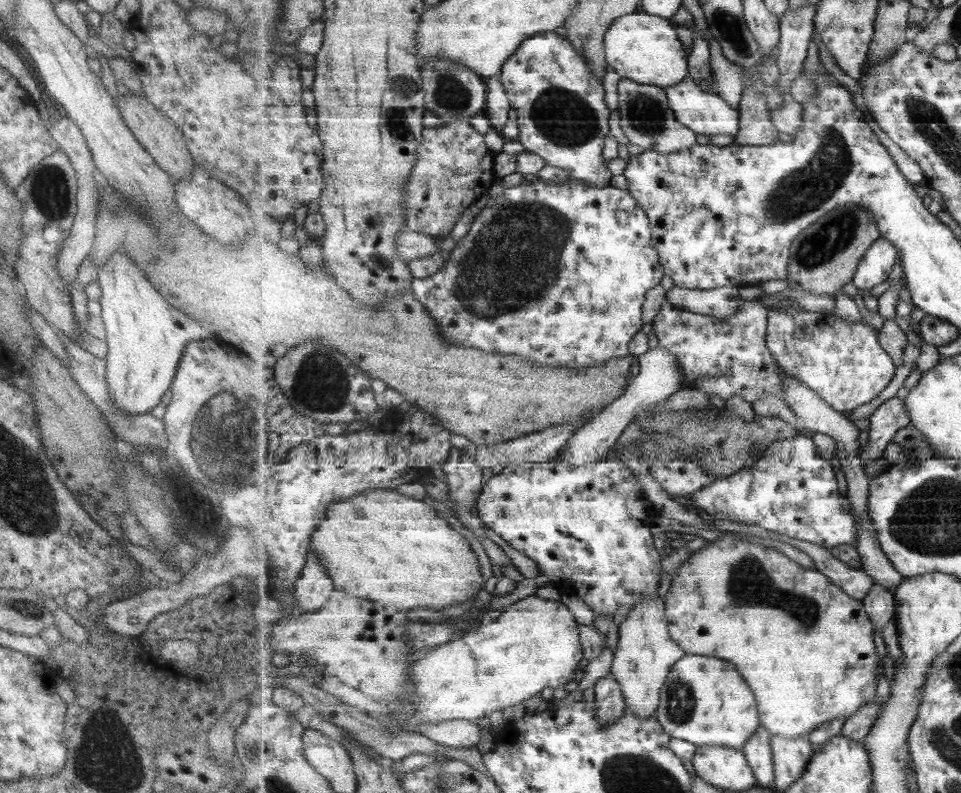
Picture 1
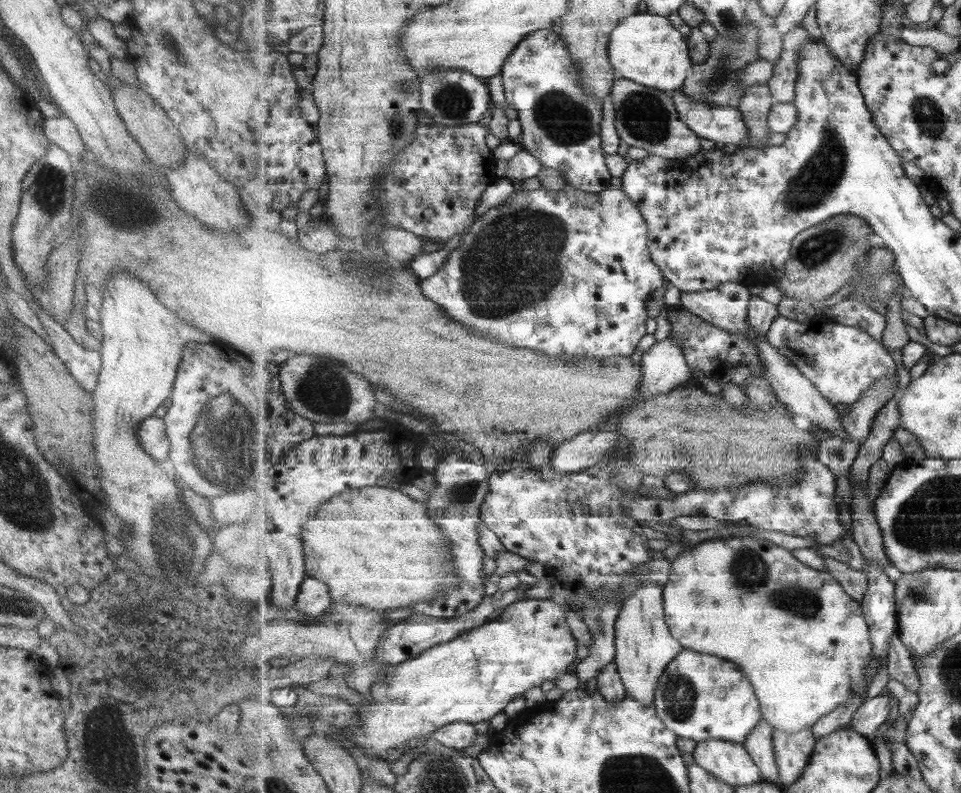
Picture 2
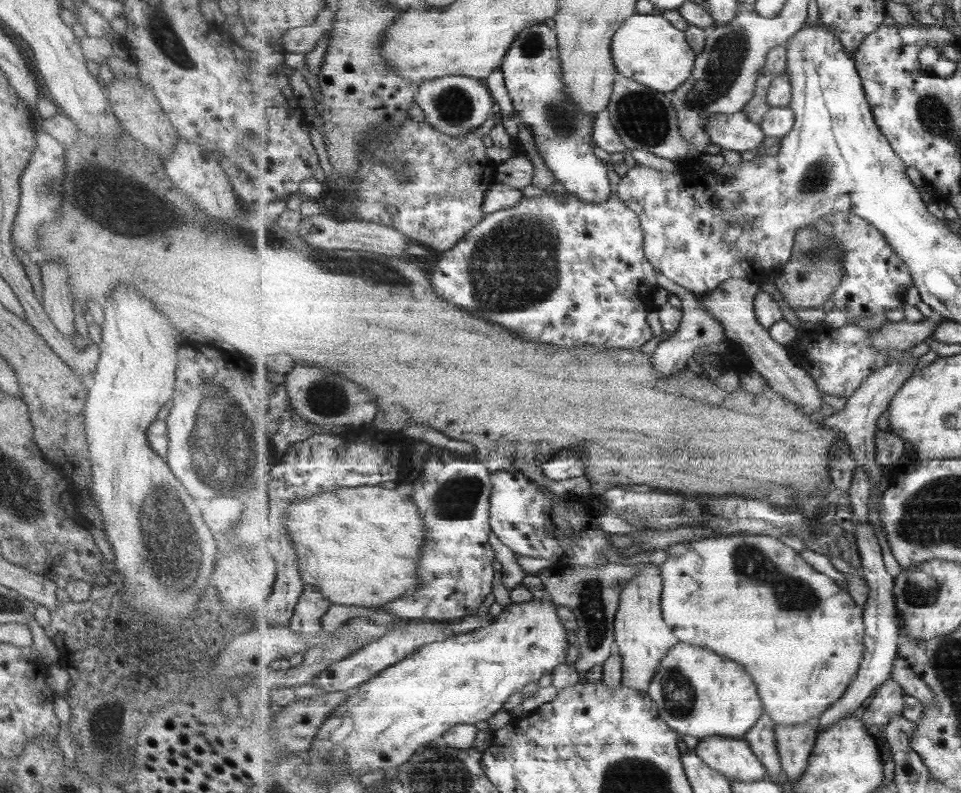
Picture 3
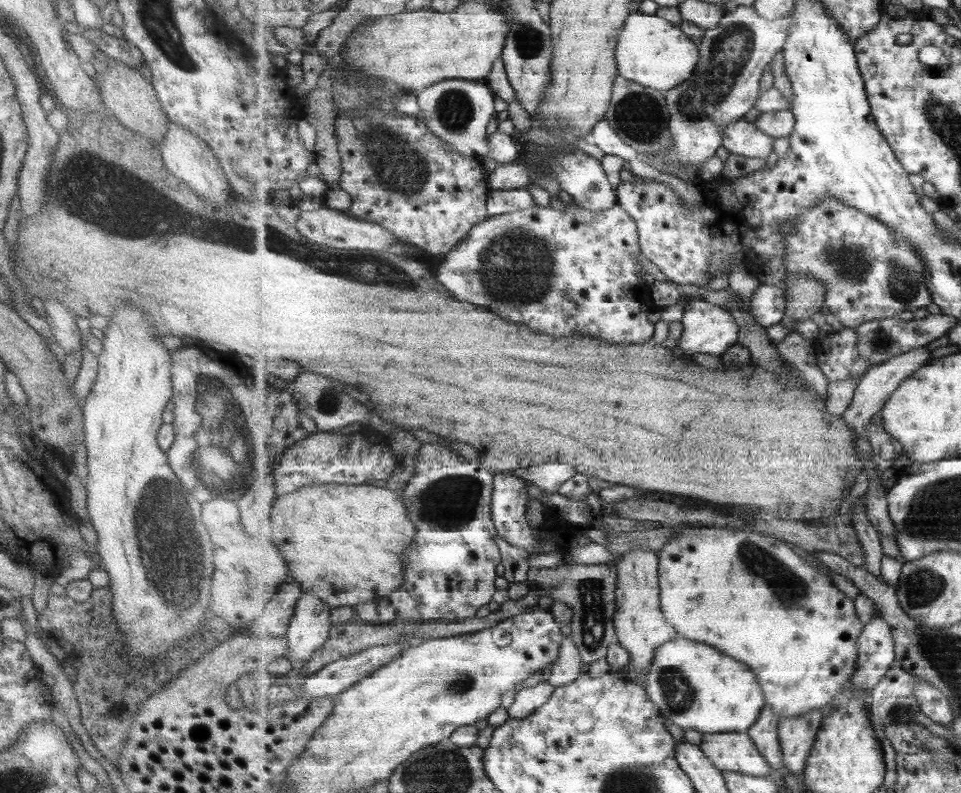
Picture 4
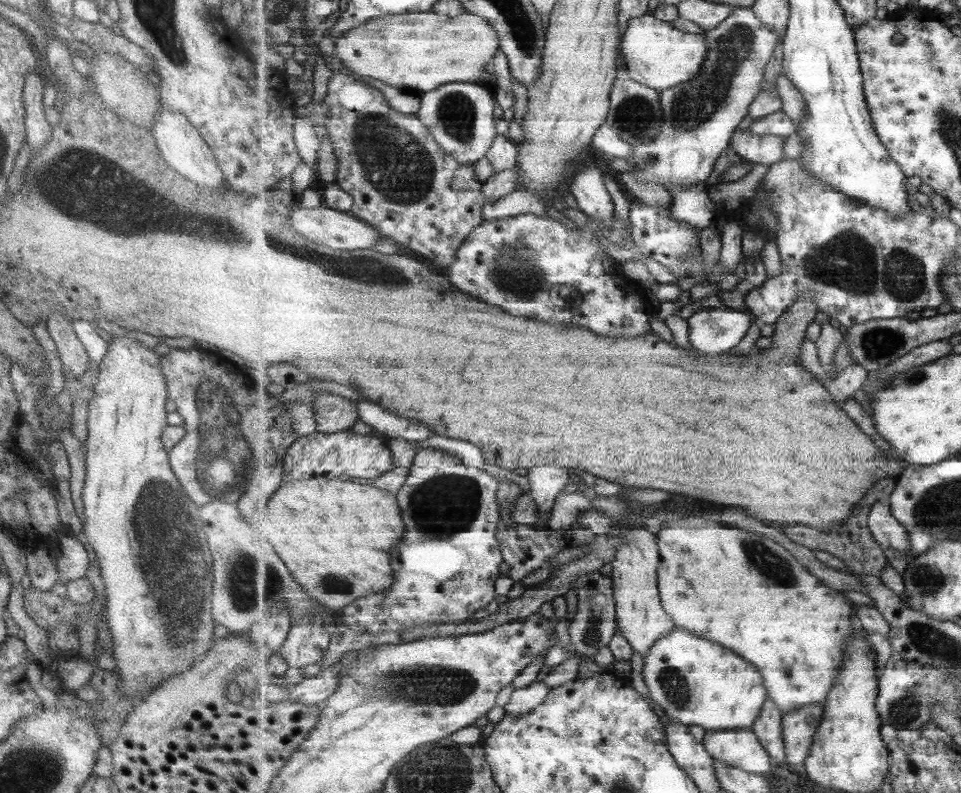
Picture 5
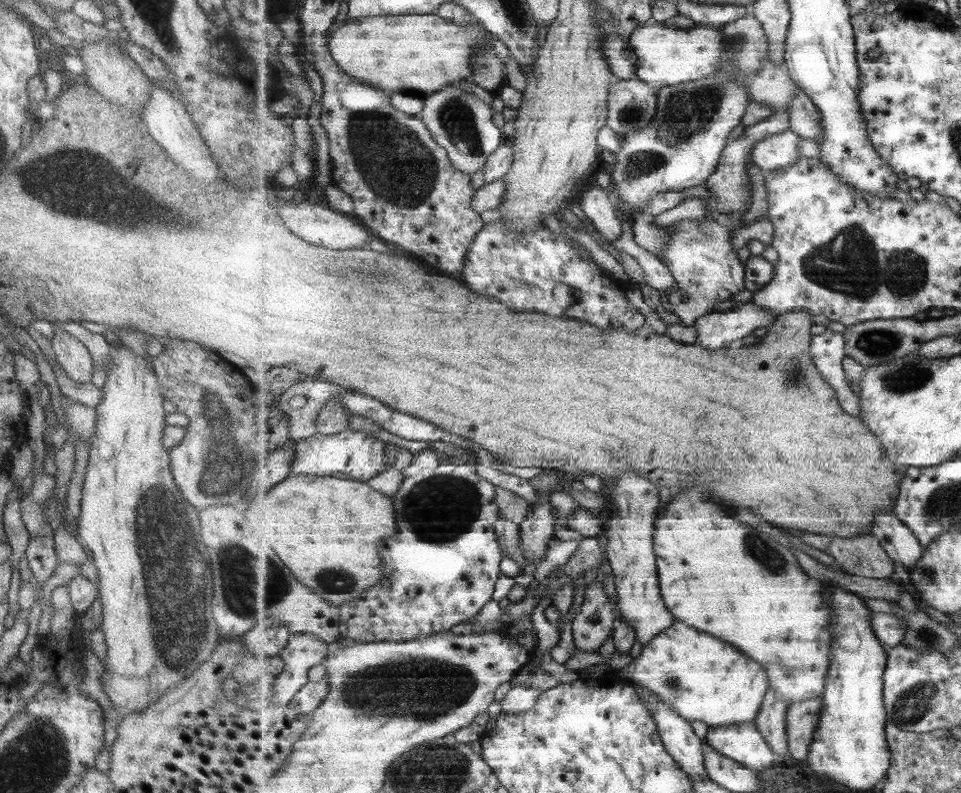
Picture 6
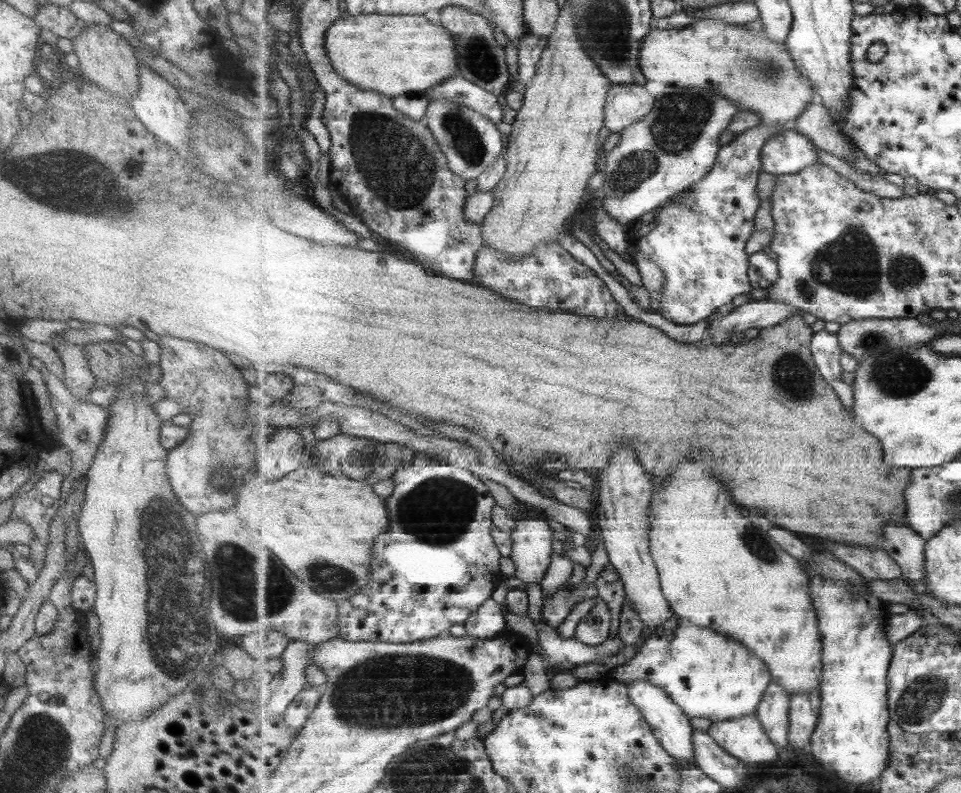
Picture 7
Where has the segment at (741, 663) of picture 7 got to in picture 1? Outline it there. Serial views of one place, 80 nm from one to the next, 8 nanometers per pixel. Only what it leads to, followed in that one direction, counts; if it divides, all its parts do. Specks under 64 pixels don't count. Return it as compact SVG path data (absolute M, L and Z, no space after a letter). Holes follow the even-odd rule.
M686 654L672 668L671 675L661 690L660 707L657 709L656 716L669 736L688 740L696 744L698 748L728 746L742 751L762 725L755 693L741 673L737 671L736 664L717 657L695 654Z

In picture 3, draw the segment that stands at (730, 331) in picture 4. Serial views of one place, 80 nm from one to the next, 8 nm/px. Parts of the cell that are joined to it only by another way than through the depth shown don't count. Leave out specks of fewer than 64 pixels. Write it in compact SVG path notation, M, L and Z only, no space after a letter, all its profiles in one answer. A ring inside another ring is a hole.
M658 272L658 281L659 287L664 287L668 289L670 293L676 294L681 298L681 307L684 312L679 330L674 335L670 335L667 340L660 342L652 353L652 364L656 365L656 372L658 372L660 376L674 376L674 374L679 374L679 372L687 370L689 358L697 351L701 350L701 348L711 346L713 343L727 341L729 338L727 338L727 333L725 333L722 324L718 322L710 312L706 311L706 308L702 305L701 299L699 299L695 293L673 282L660 272Z

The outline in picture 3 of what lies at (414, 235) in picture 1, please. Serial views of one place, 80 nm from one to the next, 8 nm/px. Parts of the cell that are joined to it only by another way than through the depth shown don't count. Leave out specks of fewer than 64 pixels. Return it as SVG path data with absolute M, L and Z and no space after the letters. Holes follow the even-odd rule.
M326 213L304 217L298 233L305 238L308 244L317 249L359 250L401 259L408 257L406 256L406 250L410 248L410 245L413 245L413 241L406 234L400 233L394 228L359 218L339 221Z

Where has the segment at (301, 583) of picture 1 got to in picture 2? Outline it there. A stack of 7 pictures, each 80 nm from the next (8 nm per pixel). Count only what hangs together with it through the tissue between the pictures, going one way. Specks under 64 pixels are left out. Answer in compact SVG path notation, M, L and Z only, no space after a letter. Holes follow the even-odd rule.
M307 577L301 584L294 617L300 621L311 621L327 614L333 603L331 596L330 588L325 582Z

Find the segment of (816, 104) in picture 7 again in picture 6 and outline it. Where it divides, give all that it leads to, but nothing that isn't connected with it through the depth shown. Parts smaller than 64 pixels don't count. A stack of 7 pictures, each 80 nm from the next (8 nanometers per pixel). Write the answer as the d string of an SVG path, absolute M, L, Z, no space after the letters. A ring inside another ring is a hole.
M799 90L795 100L790 103L788 108L792 132L800 138L810 138L818 142L823 136L823 116L820 115L817 105L809 99L809 96Z

